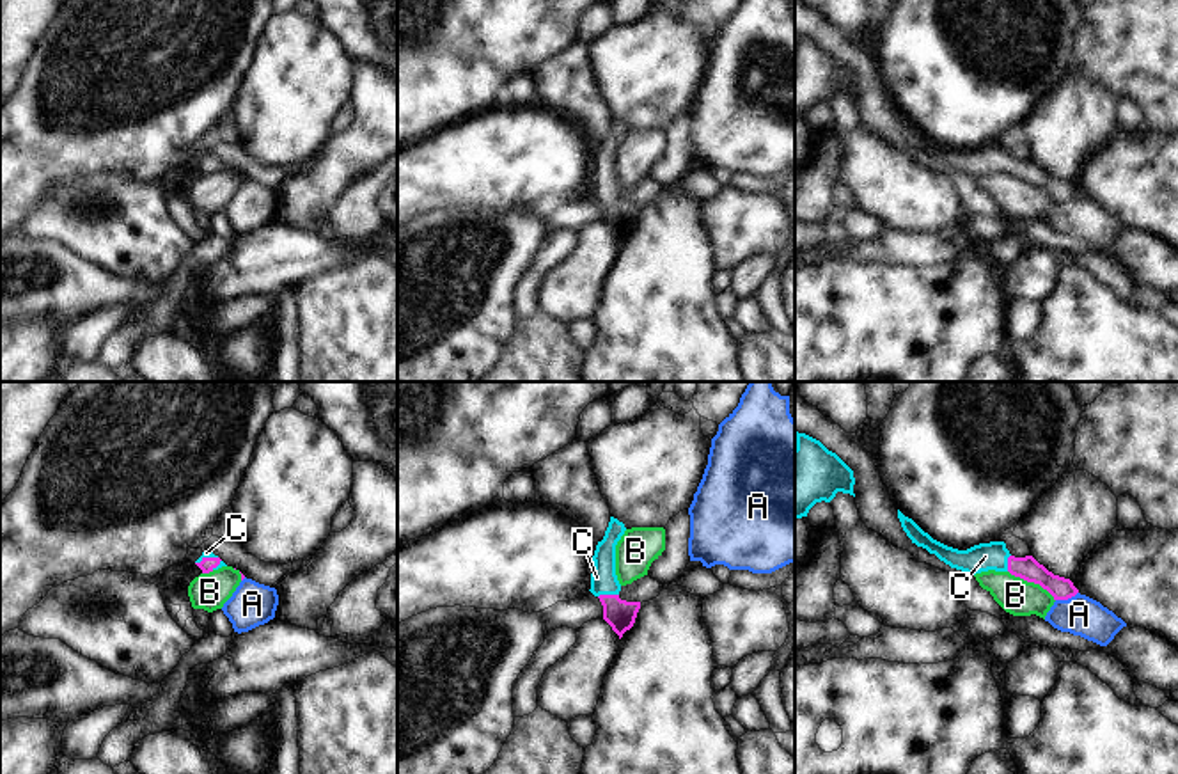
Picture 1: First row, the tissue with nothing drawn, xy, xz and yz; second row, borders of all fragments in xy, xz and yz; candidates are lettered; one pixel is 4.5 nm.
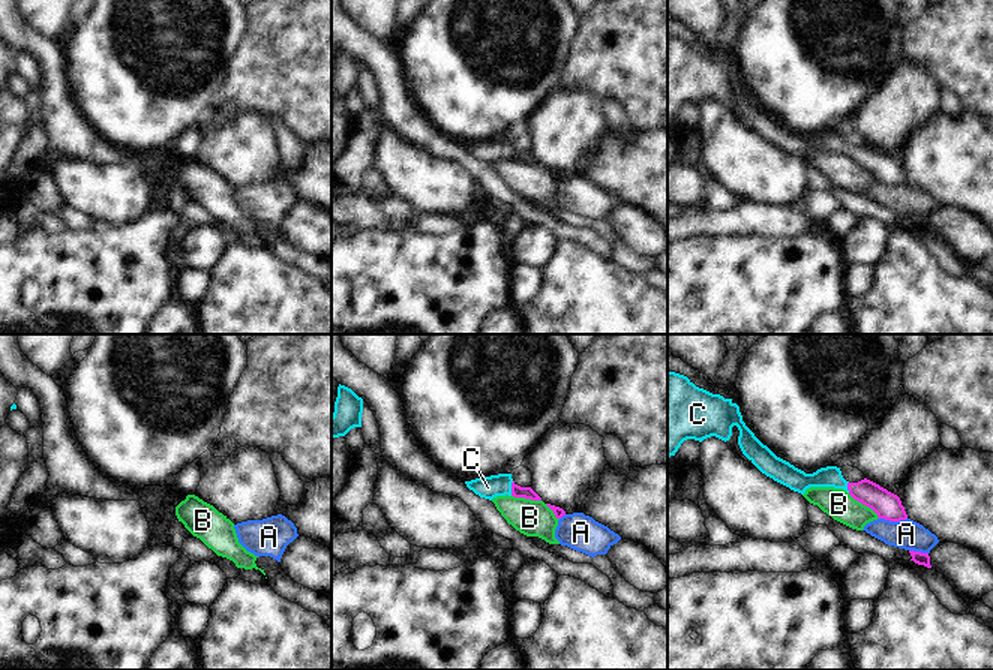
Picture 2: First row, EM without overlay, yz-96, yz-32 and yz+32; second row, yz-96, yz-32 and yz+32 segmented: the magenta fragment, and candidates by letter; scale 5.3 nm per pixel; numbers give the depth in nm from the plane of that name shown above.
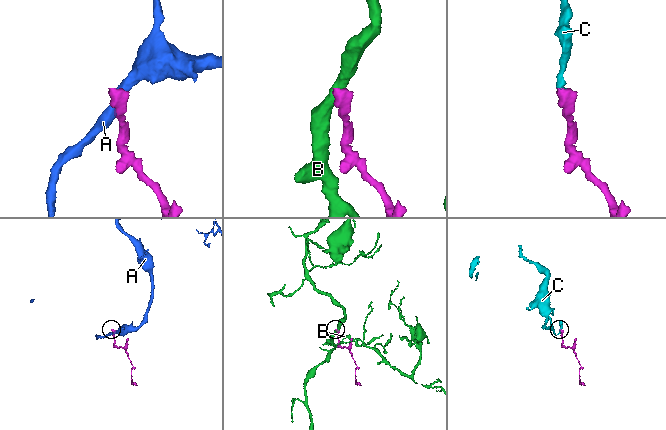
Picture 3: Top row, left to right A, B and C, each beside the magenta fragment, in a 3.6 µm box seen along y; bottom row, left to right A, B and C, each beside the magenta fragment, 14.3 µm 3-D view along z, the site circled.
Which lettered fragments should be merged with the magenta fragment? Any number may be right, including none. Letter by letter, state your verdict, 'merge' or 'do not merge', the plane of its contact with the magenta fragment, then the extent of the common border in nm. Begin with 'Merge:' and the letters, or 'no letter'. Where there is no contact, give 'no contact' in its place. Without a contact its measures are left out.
Merge: C
A: do not merge; contact in yz; length 110 nm
B: do not merge; contact in yz; length 260 nm
C: merge; contact in xz; length 100 nm

